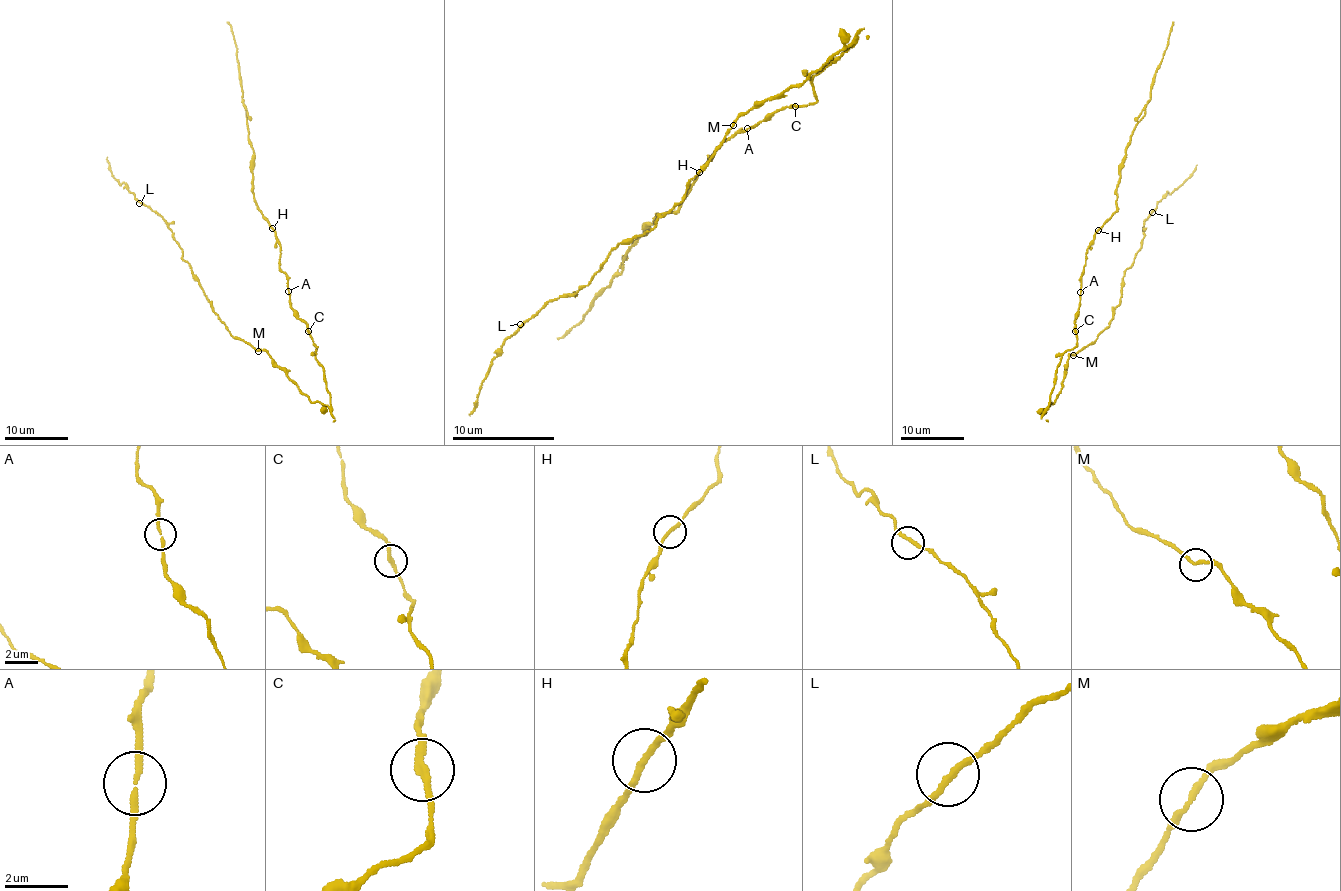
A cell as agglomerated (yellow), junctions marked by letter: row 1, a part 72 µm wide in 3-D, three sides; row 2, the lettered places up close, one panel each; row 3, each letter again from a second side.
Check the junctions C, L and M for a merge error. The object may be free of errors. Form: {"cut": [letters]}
{"cut": []}

